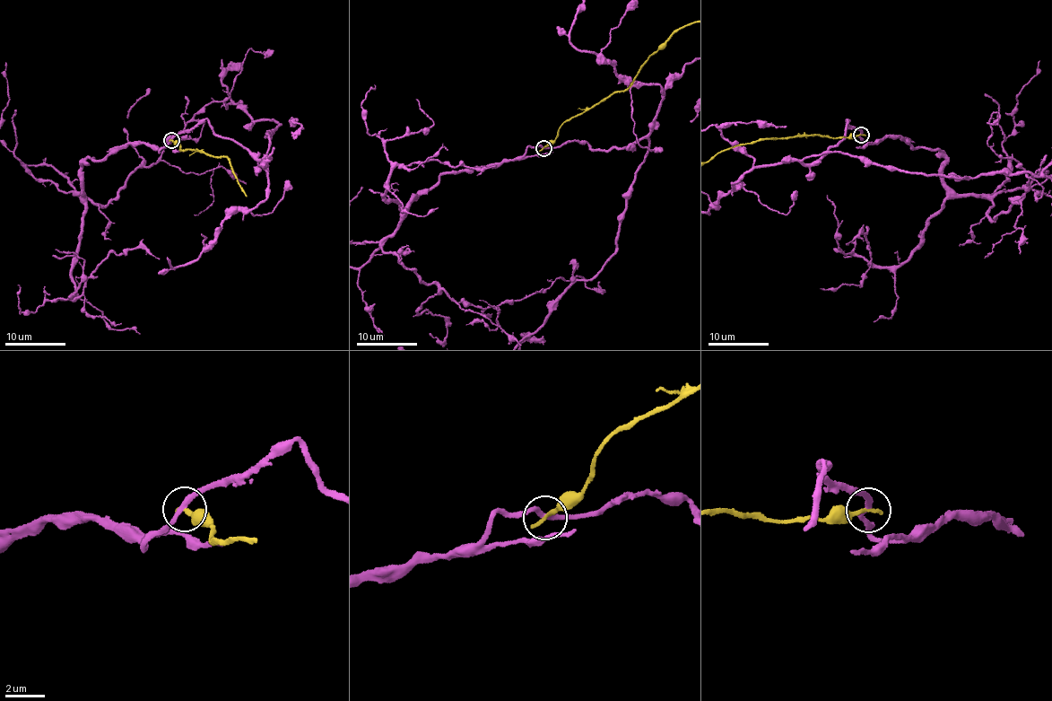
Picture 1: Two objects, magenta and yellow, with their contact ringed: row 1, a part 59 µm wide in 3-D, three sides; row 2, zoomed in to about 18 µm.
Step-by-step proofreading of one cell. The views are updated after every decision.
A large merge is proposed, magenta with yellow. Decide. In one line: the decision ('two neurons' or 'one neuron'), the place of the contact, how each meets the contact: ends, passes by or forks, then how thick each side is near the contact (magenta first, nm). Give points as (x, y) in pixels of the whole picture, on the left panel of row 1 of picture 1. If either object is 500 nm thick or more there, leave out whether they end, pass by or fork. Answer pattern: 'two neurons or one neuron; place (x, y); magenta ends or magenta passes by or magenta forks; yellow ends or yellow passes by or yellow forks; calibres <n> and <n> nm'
two neurons; place (171, 140); magenta passes by; yellow ends; calibres 260 and 240 nm

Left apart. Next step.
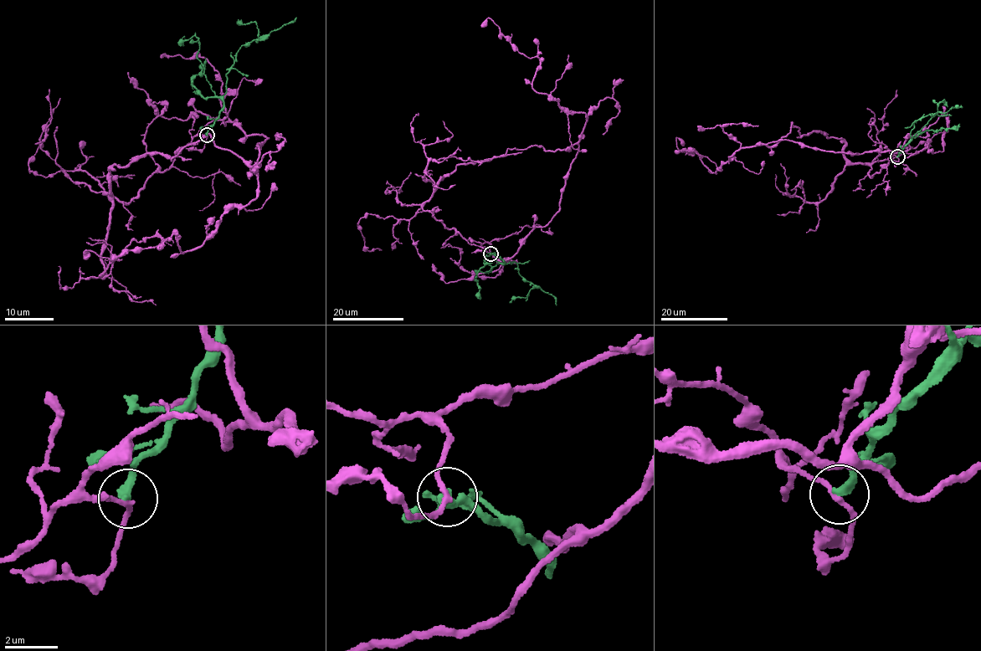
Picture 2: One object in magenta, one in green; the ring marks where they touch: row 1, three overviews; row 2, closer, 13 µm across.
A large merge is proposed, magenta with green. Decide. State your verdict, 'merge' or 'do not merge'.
do not merge

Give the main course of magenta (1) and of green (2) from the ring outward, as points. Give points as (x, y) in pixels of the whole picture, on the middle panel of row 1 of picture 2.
1: (490, 253), (423, 210), (439, 181), (508, 148), (577, 144), (560, 210), (499, 269), (444, 283), (432, 263)
2: (490, 253), (505, 263), (510, 261), (517, 263), (519, 274), (534, 285), (526, 298), (516, 297), (509, 303)

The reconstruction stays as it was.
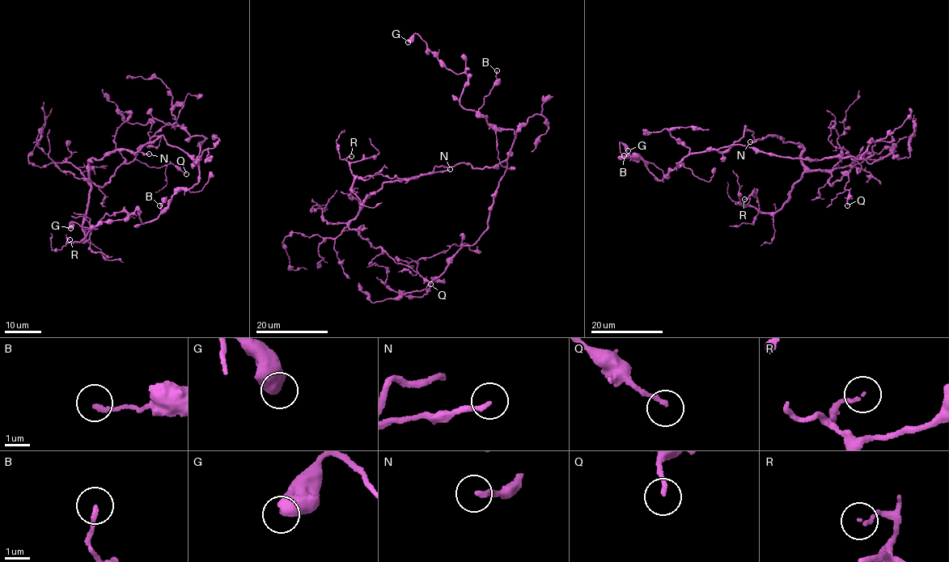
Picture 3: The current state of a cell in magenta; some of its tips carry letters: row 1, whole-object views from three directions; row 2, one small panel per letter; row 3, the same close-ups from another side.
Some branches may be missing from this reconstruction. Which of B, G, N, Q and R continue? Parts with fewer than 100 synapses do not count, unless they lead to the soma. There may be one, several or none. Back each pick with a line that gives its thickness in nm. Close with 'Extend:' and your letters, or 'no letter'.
N: calibre 170 nm
Extend: N

